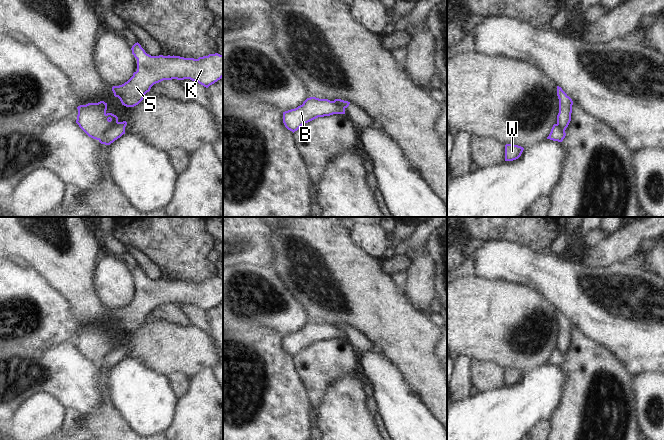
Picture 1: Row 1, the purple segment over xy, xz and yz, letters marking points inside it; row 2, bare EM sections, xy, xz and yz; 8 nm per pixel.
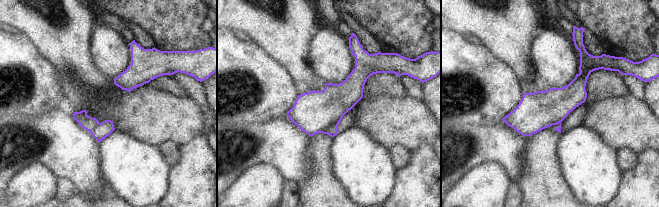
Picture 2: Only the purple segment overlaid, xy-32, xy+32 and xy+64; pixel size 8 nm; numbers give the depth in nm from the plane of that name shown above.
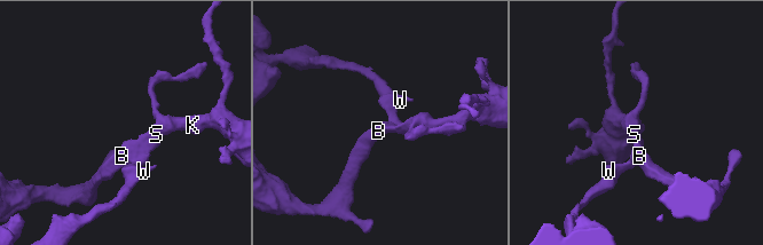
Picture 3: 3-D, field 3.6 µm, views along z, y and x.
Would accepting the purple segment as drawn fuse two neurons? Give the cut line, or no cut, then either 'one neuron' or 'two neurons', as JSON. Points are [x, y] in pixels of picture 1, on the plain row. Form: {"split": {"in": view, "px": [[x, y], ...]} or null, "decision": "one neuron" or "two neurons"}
{"split": {"in": "xy", "px": [[117, 345], [97, 363]]}, "decision": "two neurons"}

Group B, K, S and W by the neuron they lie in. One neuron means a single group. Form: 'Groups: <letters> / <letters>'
Groups: B K S / W

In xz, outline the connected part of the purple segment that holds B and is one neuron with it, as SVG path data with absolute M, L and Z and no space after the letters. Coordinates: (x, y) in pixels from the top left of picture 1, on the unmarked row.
M310 321L297 332L283 336L283 347L294 357L305 347L333 338L345 338L345 332L328 323Z

